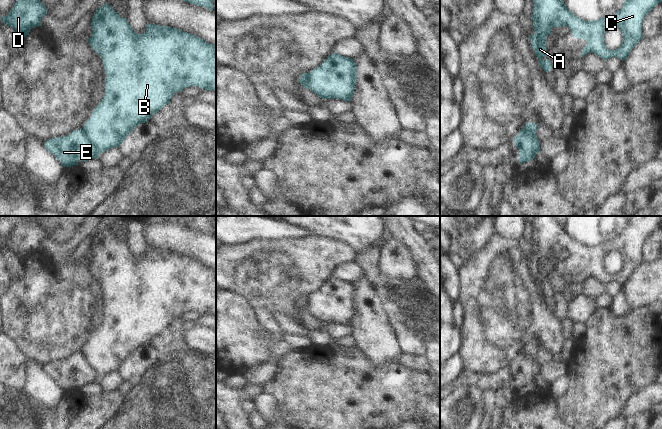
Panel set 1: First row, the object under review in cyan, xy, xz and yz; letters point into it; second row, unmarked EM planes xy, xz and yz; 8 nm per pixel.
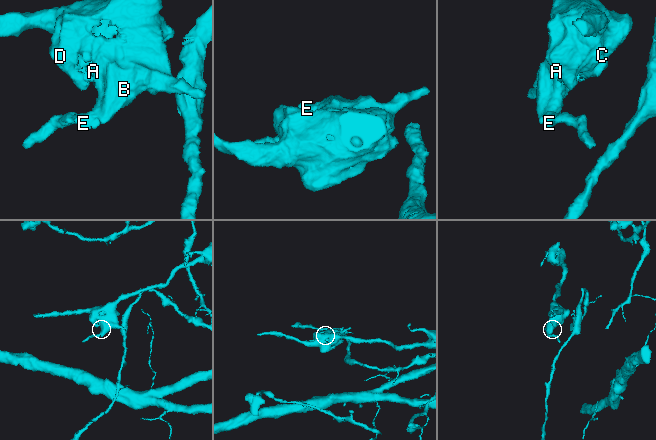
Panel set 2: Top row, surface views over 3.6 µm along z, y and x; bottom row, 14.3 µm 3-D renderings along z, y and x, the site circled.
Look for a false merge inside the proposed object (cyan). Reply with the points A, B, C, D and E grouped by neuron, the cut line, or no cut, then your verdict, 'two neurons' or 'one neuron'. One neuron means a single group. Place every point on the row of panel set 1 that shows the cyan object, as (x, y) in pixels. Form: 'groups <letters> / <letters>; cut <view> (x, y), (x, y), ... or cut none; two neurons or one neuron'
groups A B C D / E; cut xy (83, 128), (87, 137), (100, 152); two neurons

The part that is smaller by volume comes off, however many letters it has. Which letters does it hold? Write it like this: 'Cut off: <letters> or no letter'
Cut off: E

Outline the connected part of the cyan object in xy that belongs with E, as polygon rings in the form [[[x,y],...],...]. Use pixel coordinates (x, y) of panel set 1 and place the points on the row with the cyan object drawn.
[[[77,129],[65,137],[55,137],[44,143],[64,167],[78,165],[78,160],[86,162],[97,159],[100,152],[88,138],[84,129]]]

